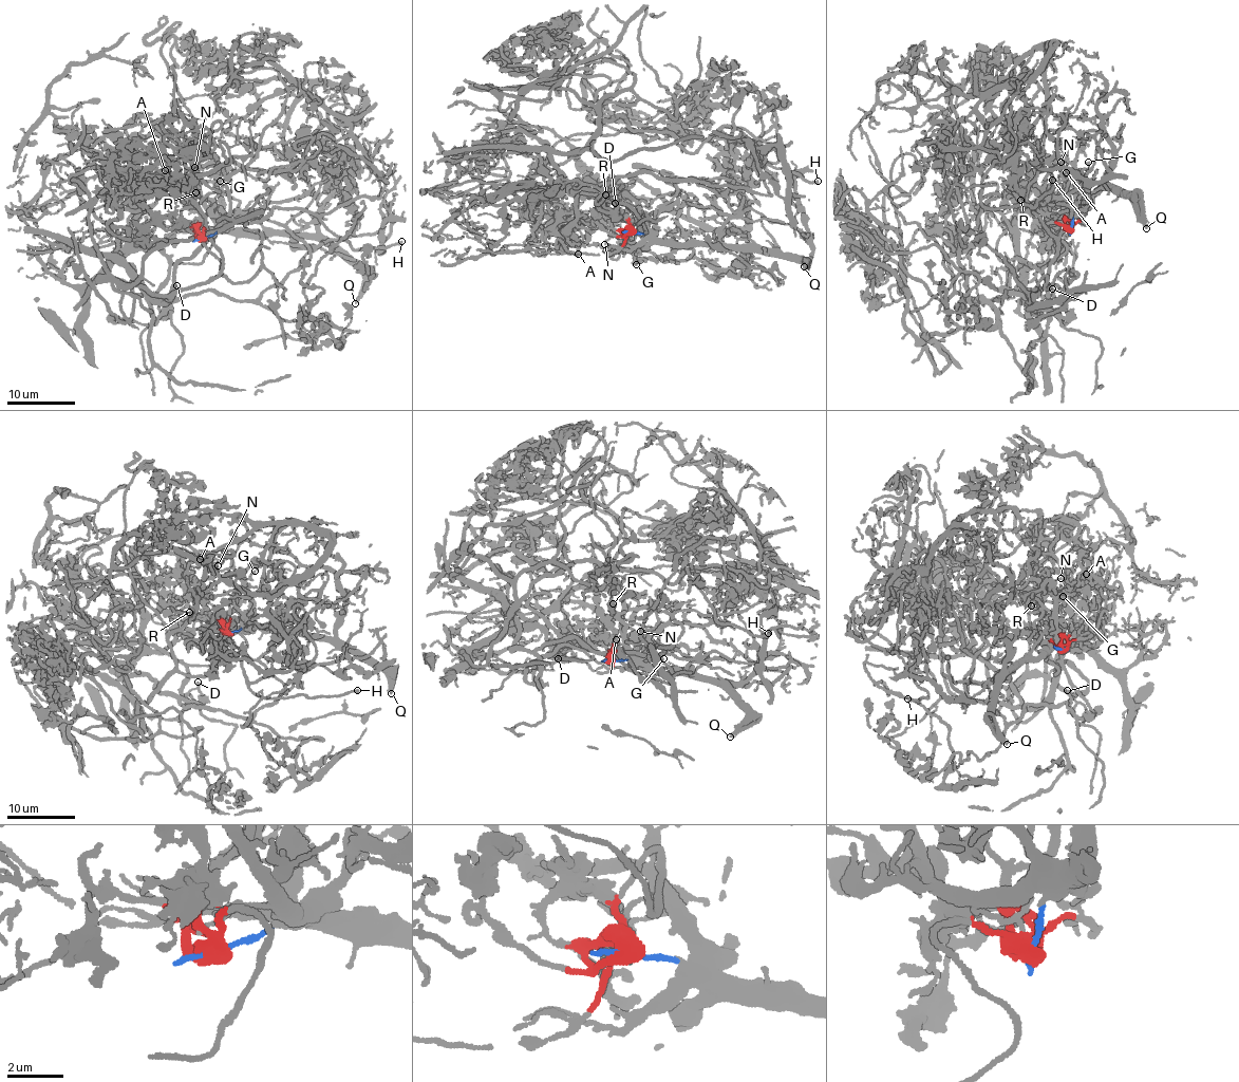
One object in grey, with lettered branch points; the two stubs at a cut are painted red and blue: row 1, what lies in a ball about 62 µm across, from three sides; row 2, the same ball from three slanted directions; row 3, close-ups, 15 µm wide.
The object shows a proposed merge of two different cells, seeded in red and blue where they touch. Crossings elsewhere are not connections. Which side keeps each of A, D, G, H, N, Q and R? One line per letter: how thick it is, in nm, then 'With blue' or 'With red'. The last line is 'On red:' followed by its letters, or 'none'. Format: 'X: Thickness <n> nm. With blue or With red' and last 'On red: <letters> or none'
A: Thickness 240 nm. With red
D: Thickness 170 nm. With red
G: Thickness 180 nm. With blue
H: Thickness 280 nm. With red
N: Thickness 110 nm. With blue
Q: Thickness 170 nm. With blue
R: Thickness 170 nm. With red
On red: A, D, H, R

